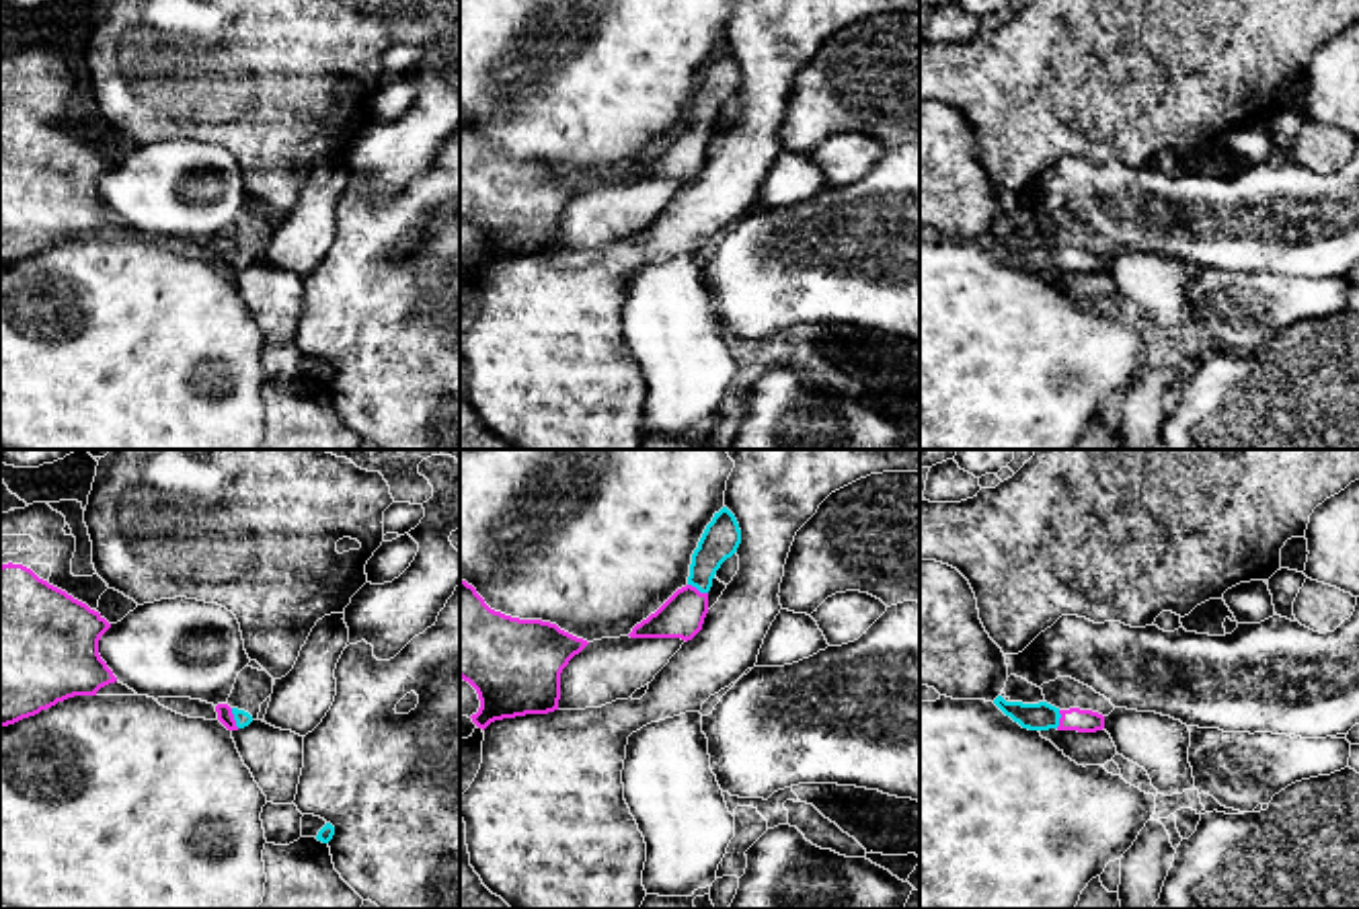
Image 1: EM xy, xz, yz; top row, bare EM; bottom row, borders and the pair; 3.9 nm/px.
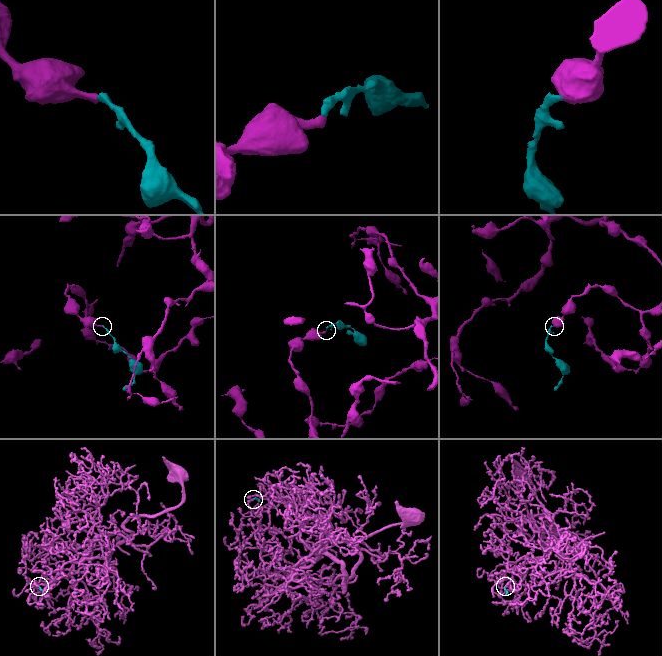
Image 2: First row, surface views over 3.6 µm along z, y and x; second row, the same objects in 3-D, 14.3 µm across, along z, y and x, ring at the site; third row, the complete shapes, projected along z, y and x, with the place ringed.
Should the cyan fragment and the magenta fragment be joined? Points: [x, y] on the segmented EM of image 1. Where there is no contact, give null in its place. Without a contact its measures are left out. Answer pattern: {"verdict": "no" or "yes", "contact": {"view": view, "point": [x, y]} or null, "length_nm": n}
{"verdict": "yes", "contact": {"view": "xy", "point": [235, 719]}, "length_nm": 90}

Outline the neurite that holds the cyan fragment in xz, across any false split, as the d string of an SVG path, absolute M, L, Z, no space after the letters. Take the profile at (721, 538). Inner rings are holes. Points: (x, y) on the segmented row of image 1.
M723 507L706 525L692 554L688 585L677 589L655 614L636 624L630 638L682 638L692 640L708 614L708 591L721 564L741 544L735 515Z

